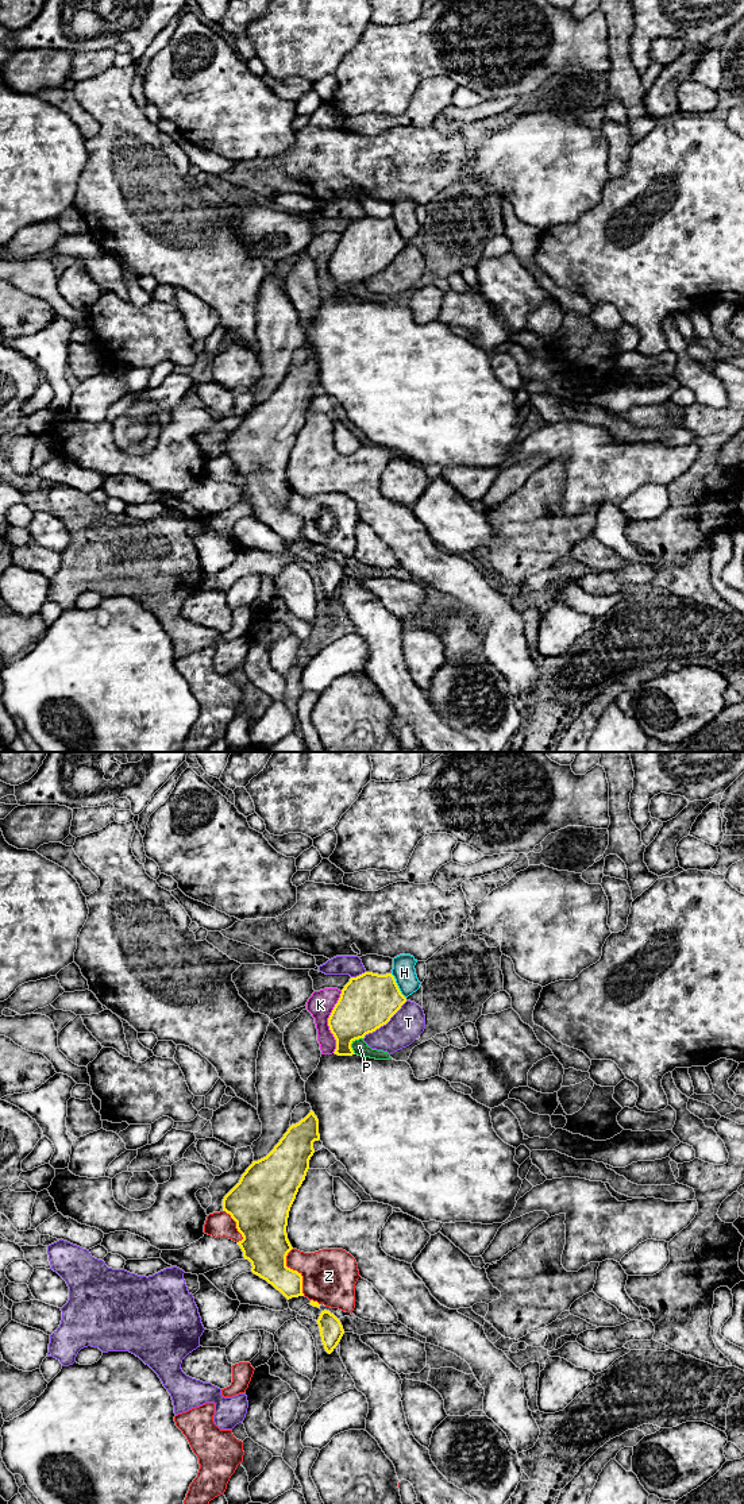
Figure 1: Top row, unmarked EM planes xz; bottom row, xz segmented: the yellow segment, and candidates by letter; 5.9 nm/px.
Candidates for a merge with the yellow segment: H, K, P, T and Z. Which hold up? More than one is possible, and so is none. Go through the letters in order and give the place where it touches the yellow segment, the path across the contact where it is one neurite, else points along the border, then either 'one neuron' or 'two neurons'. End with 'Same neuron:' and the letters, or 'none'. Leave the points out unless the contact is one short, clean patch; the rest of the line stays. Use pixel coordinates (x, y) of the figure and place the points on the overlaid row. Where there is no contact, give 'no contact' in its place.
H: contact xz (397, 986); two neurons
K: contact xz (328, 1022); two neurons
P: contact xz (351, 1042); border xz (362, 1037), (351, 1044), (354, 1053); two neurons
T: contact xz (385, 1024); two neurons
Z: contact xz (295, 1271); two neurons
Same neuron: none

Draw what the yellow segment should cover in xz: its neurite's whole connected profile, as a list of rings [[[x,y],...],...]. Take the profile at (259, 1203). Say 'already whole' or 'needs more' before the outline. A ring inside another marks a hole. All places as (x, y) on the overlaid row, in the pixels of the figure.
already whole; [[[311,1110],[304,1119],[288,1129],[266,1157],[253,1161],[223,1199],[223,1211],[236,1222],[243,1237],[238,1245],[244,1260],[251,1262],[251,1272],[271,1284],[288,1300],[304,1296],[301,1273],[286,1266],[286,1256],[293,1249],[286,1234],[288,1218],[309,1169],[309,1160],[315,1153],[313,1142],[319,1139],[319,1119]]]

